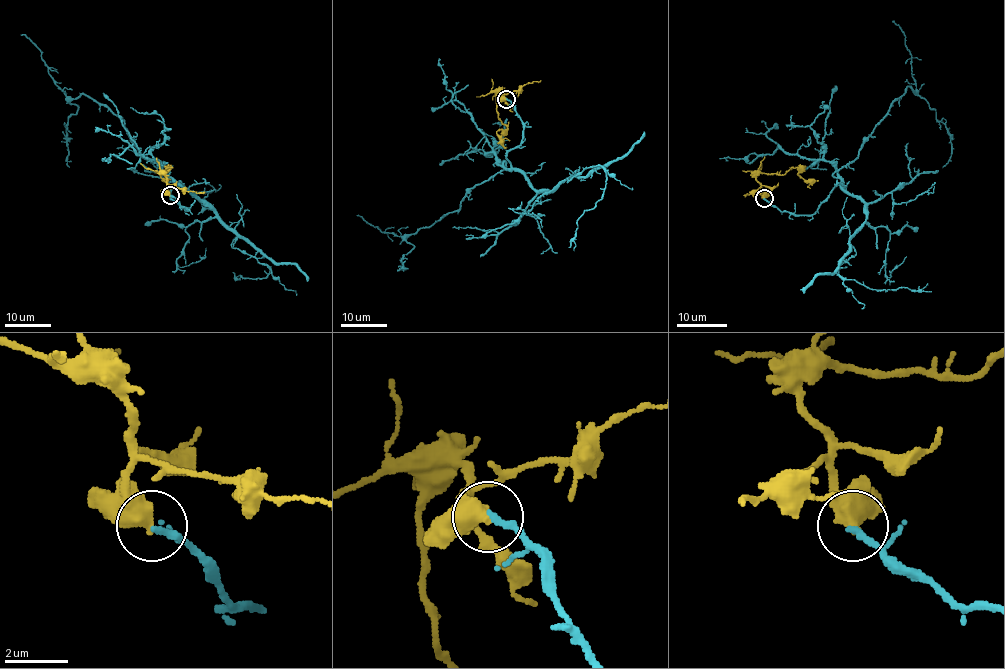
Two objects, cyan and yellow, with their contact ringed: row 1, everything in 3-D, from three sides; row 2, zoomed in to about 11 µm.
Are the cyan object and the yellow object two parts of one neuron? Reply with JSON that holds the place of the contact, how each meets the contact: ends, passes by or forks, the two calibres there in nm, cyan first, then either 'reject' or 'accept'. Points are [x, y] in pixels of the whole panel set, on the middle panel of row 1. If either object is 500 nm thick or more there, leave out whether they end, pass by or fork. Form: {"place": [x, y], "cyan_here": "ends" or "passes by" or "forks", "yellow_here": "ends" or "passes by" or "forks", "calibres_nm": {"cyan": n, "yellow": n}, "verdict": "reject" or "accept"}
{"place": [506, 99], "calibres_nm": {"cyan": 200, "yellow": 550}, "verdict": "reject"}

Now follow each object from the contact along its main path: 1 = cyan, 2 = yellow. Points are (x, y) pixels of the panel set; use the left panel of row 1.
1: (169, 195), (187, 209), (171, 197), (169, 170), (83, 94), (69, 102), (78, 109), (65, 129), (69, 167)
2: (169, 195), (166, 176), (160, 173), (169, 167), (160, 176), (174, 186)

